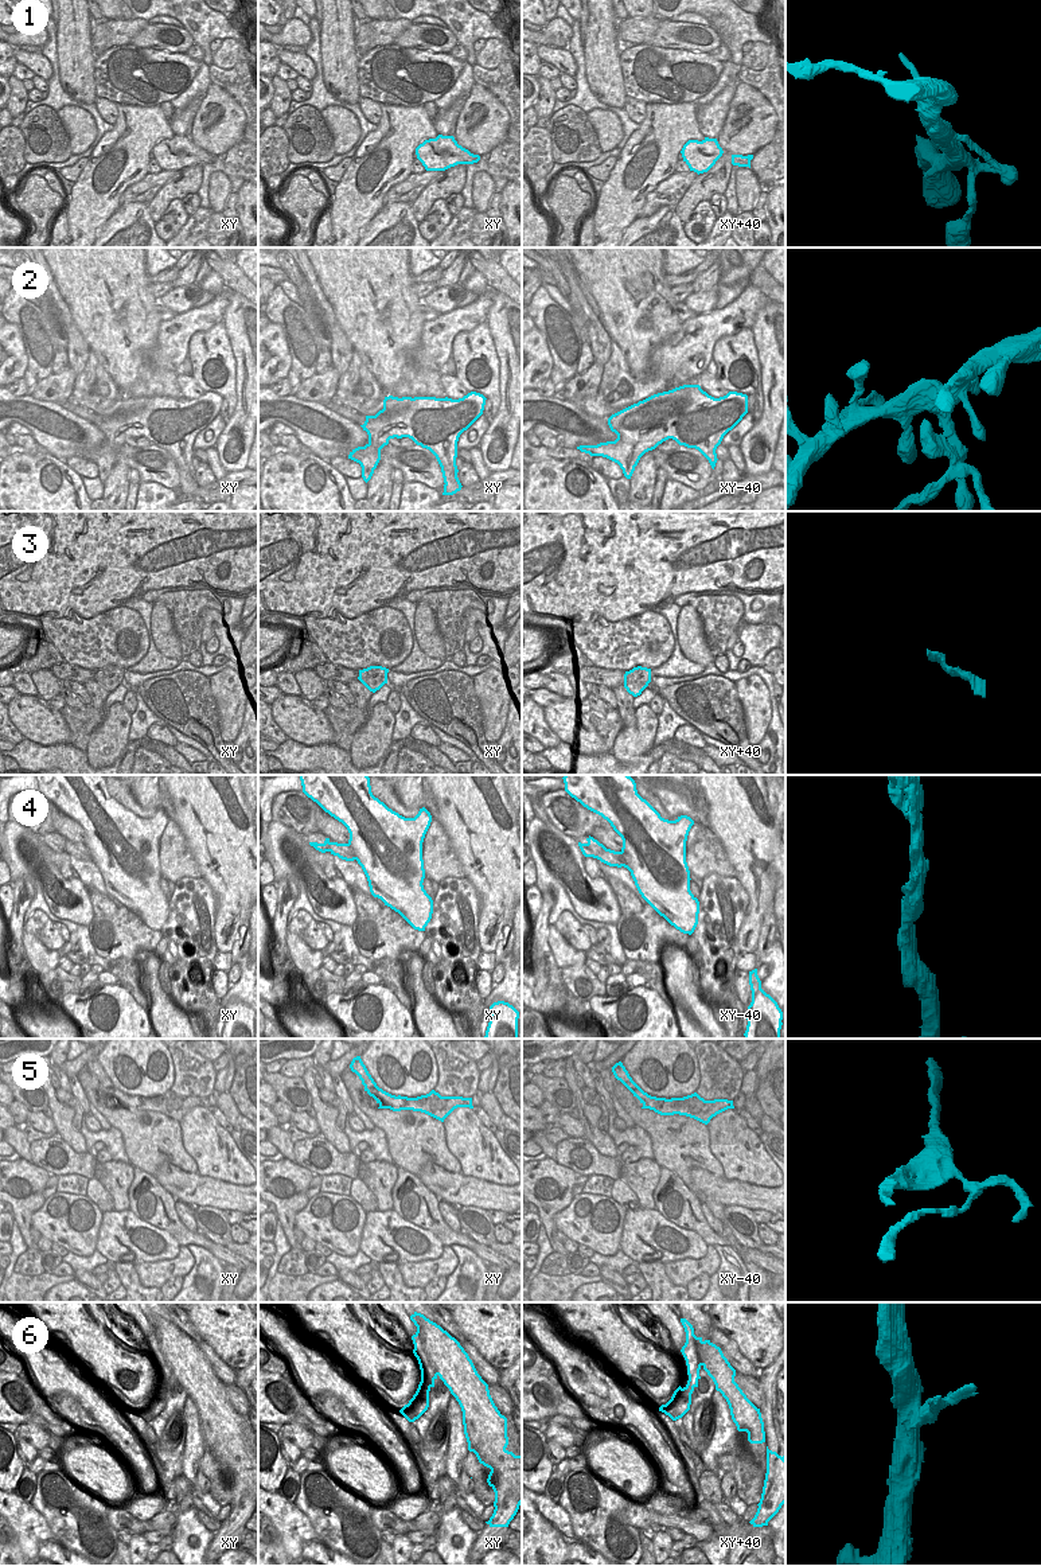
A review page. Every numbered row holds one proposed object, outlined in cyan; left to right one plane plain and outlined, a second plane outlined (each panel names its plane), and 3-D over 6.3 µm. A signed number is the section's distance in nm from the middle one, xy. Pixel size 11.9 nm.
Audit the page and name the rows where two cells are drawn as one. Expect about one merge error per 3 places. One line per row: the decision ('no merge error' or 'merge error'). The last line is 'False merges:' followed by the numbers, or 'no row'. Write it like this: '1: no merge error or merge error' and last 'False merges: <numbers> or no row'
1: no merge error
2: merge error
3: no merge error
4: no merge error
5: merge error
6: merge error
False merges: 2, 5, 6

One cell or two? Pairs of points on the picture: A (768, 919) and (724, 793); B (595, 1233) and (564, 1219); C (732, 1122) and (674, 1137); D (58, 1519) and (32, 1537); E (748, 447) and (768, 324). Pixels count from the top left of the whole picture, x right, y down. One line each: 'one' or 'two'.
A: two
B: one
C: two
D: two
E: one

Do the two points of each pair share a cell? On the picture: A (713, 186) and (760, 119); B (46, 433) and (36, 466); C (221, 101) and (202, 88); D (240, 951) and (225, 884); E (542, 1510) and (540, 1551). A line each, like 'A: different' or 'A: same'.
A: same
B: different
C: different
D: different
E: same

